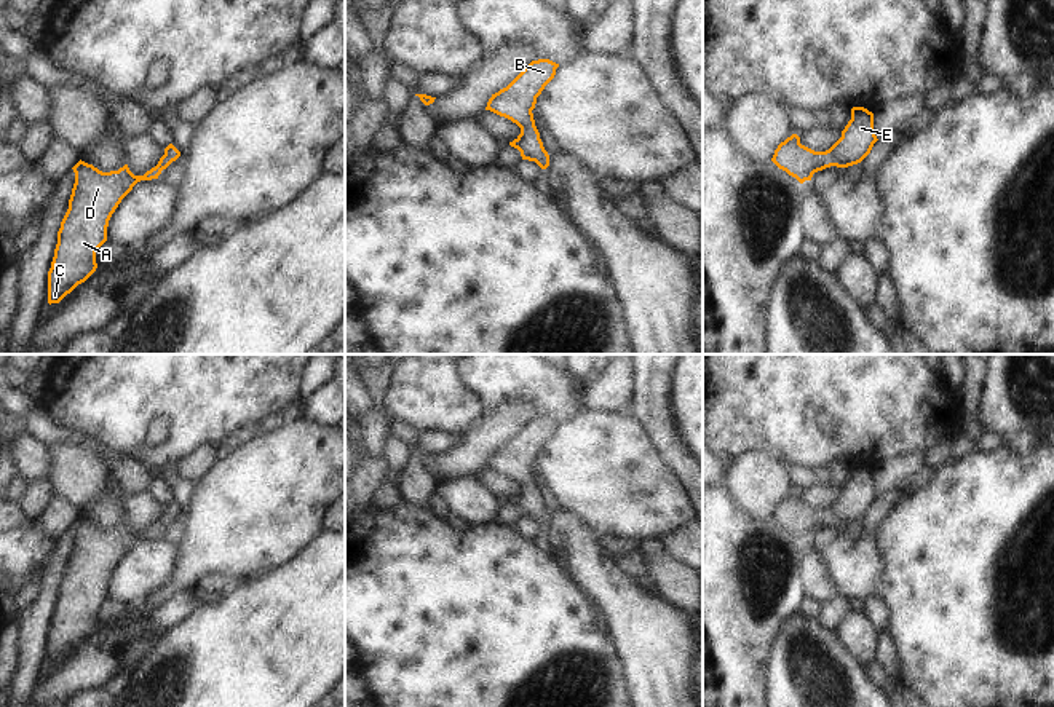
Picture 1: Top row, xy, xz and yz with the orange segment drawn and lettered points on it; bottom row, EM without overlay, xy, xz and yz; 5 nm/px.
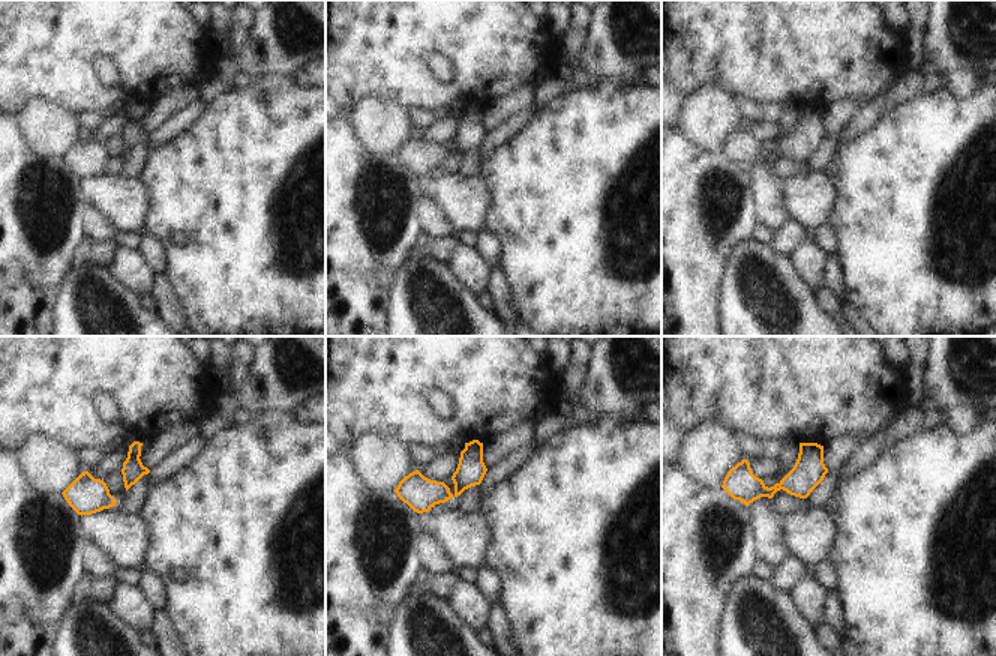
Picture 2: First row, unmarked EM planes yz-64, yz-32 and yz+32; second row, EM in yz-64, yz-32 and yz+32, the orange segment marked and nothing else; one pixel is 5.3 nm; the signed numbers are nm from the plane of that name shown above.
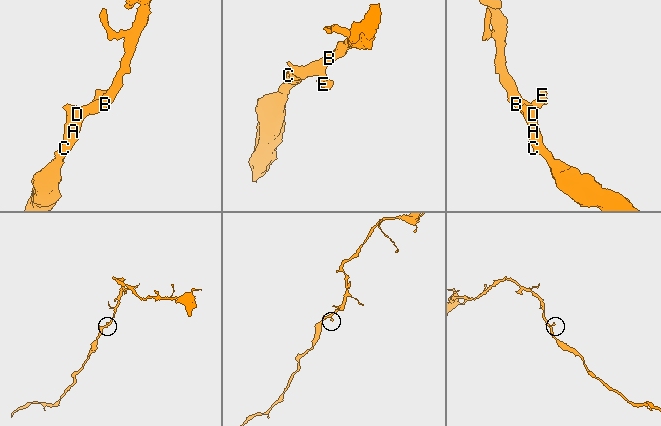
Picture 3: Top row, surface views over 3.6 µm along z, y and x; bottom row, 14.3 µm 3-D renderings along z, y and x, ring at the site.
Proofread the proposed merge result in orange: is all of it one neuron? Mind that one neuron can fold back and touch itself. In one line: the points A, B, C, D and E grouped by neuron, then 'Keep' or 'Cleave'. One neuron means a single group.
Groups: A B C D E. Keep.

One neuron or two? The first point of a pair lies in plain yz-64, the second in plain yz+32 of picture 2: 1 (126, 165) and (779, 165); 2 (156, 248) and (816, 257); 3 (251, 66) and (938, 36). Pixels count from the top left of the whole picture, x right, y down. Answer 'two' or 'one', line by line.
1: one
2: two
3: one

